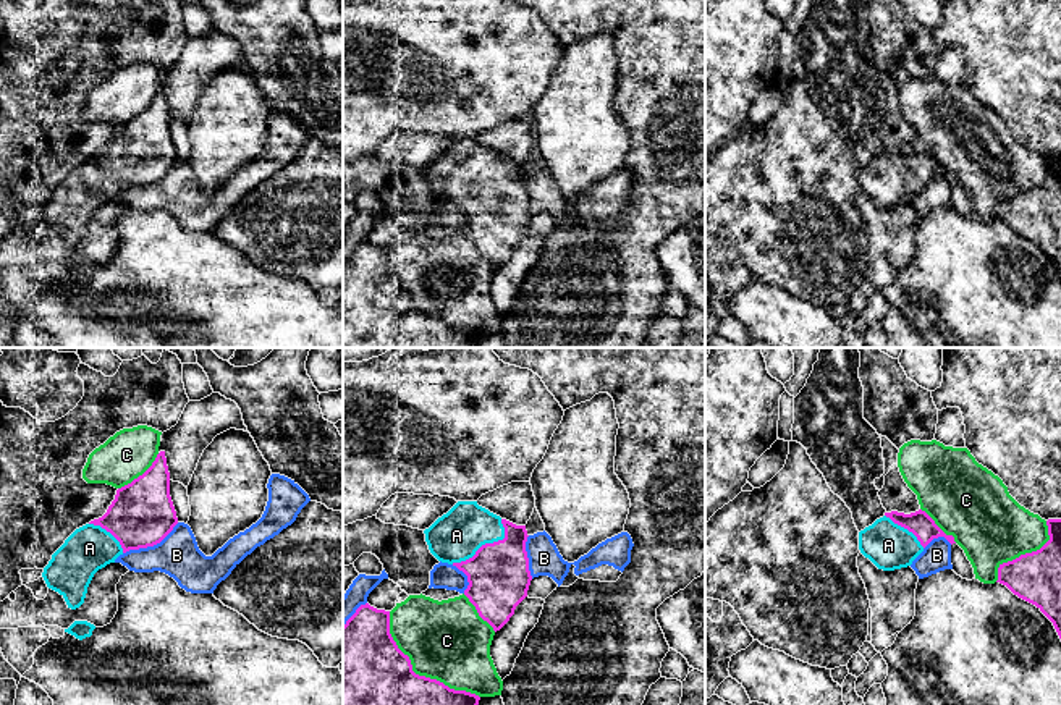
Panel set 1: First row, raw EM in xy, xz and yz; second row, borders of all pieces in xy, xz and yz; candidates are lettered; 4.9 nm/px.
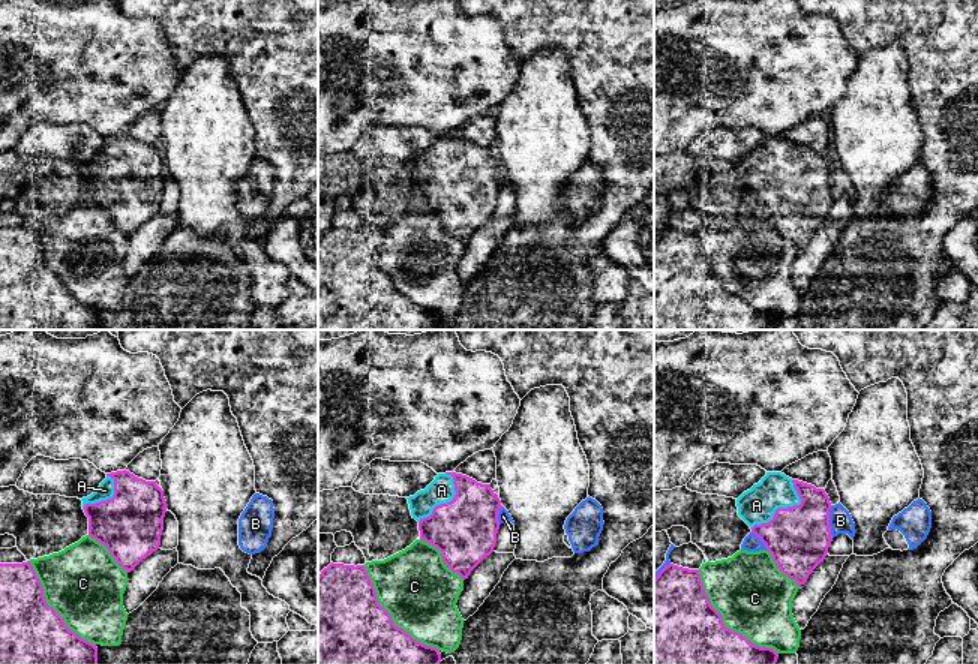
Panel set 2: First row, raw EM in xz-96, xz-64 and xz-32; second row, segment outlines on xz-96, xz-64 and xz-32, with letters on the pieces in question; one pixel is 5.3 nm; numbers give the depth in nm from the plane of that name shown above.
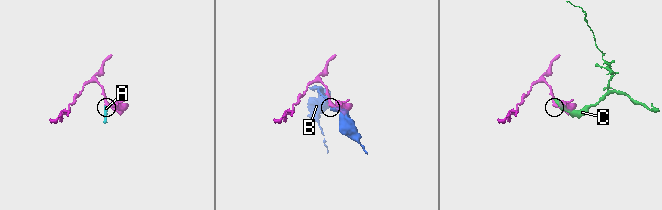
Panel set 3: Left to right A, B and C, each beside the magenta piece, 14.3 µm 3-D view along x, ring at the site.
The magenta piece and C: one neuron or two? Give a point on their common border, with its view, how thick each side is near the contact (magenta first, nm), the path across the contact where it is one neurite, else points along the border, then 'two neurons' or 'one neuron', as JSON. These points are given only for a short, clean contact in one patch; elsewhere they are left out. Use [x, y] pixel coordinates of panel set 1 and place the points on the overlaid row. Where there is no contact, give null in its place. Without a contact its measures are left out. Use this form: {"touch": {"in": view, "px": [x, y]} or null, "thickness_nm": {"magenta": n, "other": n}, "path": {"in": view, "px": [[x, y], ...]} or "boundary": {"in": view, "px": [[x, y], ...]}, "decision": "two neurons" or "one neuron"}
{"touch": {"in": "xz", "px": [418, 675]}, "thickness_nm": {"magenta": 360, "other": 400}, "decision": "two neurons"}

